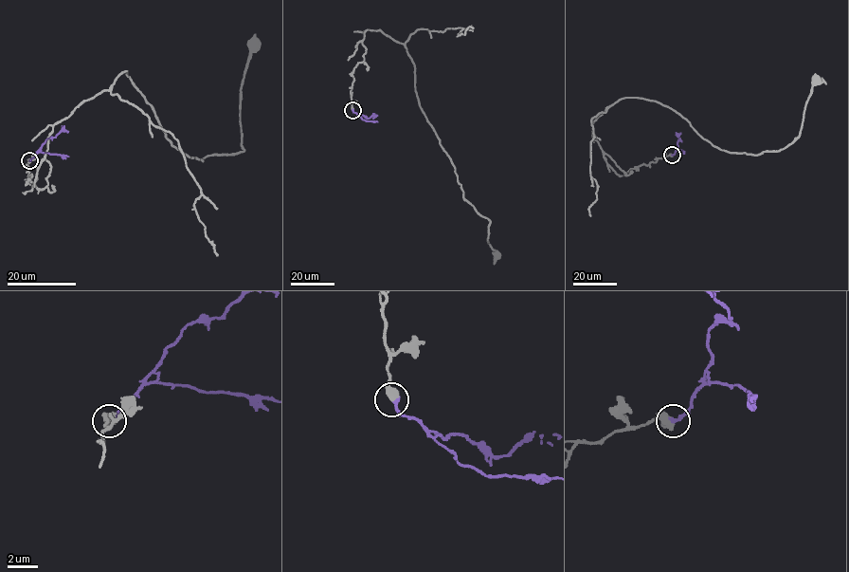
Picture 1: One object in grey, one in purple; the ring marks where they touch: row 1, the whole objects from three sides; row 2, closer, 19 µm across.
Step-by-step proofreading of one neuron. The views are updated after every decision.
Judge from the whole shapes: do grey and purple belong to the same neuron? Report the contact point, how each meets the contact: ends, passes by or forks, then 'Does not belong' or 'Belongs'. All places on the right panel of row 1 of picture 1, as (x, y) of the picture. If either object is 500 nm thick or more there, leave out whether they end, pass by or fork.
Place: (672, 155). Belongs

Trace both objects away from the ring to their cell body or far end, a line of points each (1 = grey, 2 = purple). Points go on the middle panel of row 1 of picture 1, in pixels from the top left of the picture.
1: (352, 110), (364, 32), (381, 30), (410, 56), (420, 106), (463, 196), (490, 221), (496, 253)
2: (352, 110), (369, 118), (377, 116)

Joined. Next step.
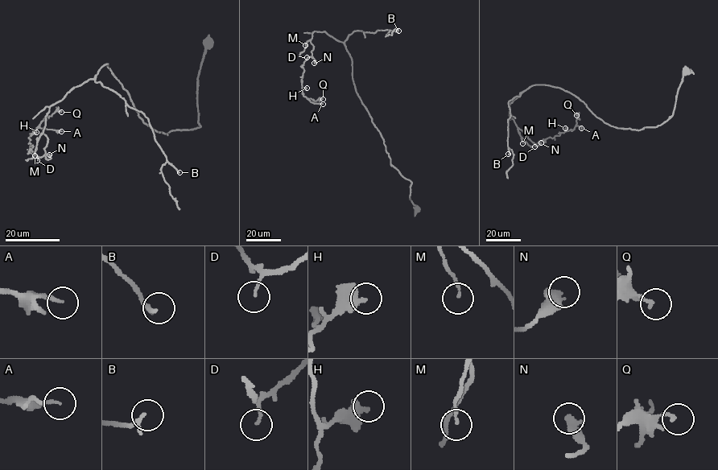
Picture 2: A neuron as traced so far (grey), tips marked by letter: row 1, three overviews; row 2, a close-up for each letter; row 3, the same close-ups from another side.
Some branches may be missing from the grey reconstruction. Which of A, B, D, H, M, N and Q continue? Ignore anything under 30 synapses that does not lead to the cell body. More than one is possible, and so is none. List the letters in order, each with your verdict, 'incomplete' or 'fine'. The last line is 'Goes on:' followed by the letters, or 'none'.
A: fine
B: fine
D: fine
H: fine
M: fine
N: fine
Q: fine
Goes on: none

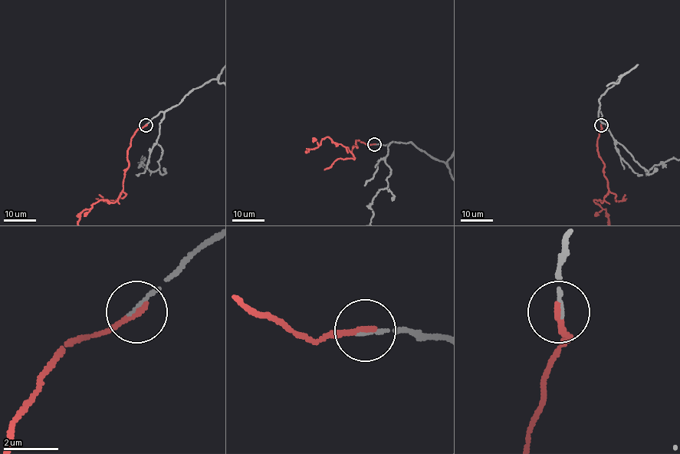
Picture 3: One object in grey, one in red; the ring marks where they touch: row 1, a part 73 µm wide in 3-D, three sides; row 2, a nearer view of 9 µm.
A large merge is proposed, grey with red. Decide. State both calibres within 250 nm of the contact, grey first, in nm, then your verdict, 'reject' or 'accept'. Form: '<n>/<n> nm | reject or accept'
140/200 nm | accept

